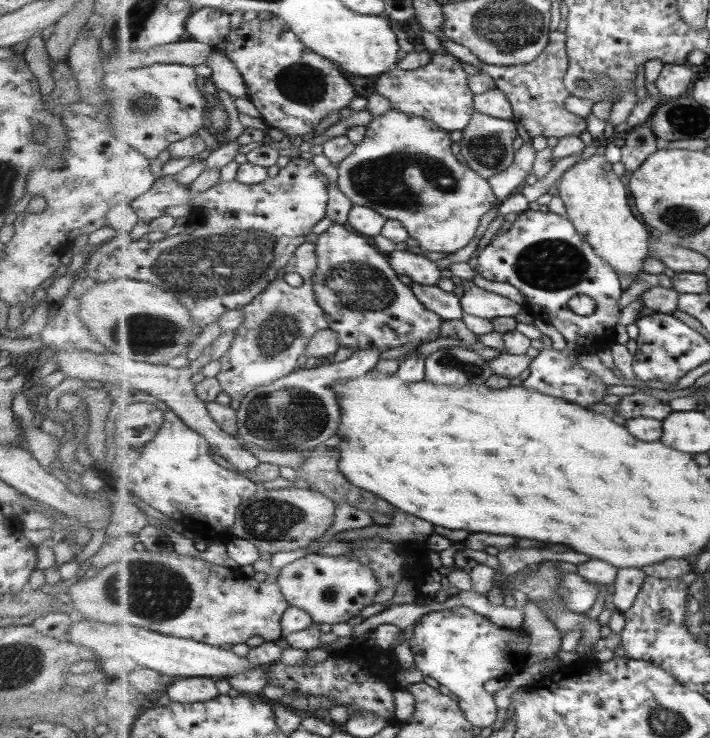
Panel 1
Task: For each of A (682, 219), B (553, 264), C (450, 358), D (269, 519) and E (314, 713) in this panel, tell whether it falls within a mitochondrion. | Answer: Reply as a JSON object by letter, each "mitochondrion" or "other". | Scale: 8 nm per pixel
{"A":"mitochondrion","B":"mitochondrion","C":"mitochondrion","D":"mitochondrion","E":"other"}

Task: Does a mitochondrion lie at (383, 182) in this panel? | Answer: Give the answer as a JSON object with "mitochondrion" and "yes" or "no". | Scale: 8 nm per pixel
{"mitochondrion":"yes"}

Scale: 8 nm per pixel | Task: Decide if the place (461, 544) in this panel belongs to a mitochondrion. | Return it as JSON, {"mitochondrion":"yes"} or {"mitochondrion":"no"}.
{"mitochondrion":"no"}

